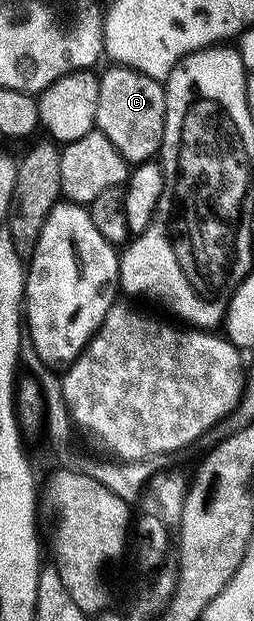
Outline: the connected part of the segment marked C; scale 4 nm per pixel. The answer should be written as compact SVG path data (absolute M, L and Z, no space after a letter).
M109 67L100 78L97 129L106 135L130 166L155 159L163 149L166 88L161 82L126 67Z

